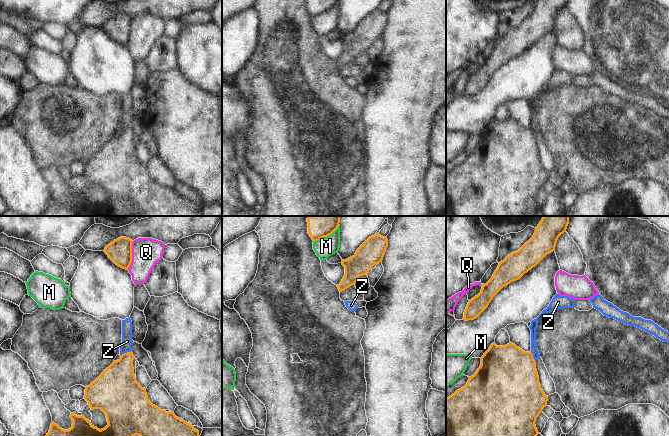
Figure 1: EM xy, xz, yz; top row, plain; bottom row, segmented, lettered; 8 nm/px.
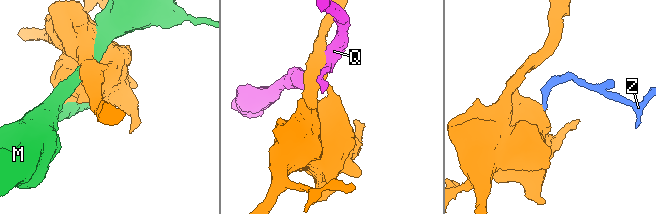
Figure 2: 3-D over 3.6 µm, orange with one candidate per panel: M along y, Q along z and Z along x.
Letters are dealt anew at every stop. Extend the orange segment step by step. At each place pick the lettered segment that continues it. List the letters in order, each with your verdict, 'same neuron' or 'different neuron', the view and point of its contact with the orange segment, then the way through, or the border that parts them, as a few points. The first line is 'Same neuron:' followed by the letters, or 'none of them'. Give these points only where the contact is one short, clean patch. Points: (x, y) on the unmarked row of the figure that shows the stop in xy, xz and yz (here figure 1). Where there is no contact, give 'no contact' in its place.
Same neuron: Z
M: different neuron | xz (326, 12)
Q: different neuron | xy (131, 31)
Z: same neuron | xy (125, 129) | across xy (117, 159), (125, 140), (125, 129), (127, 117)

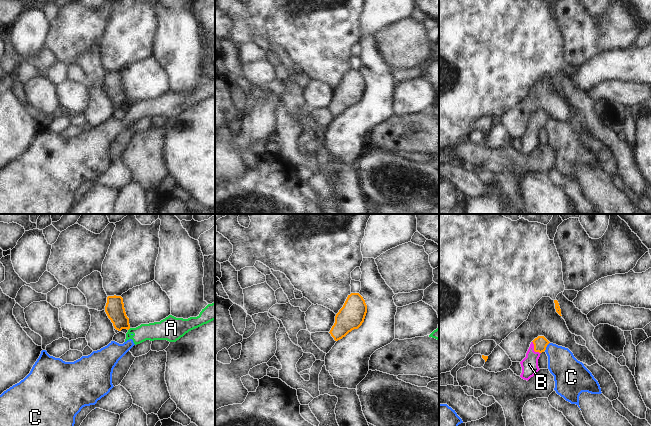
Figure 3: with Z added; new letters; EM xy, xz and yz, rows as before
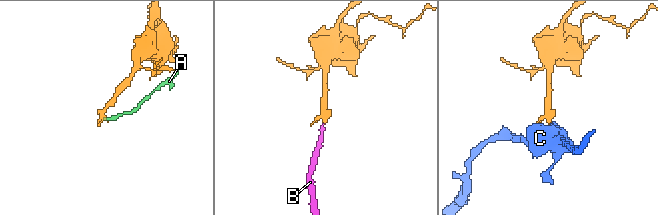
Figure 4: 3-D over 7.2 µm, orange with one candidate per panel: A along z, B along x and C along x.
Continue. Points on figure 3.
Same neuron: B
A: different neuron | no contact
B: same neuron | yz (534, 125) | across yz (540, 119), (534, 125), (529, 140)
C: different neuron | yz (546, 122) | along yz (549, 118), (544, 126)

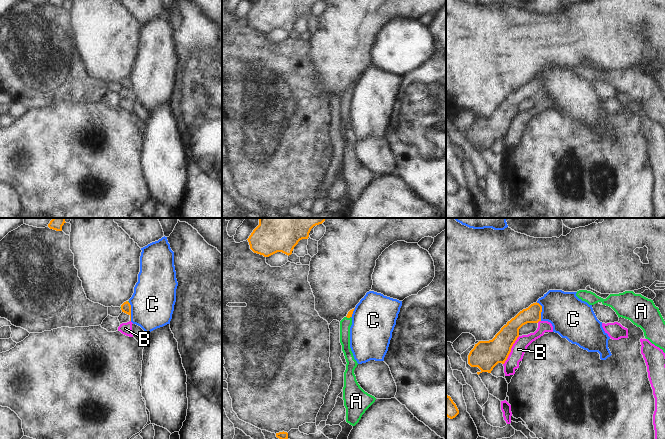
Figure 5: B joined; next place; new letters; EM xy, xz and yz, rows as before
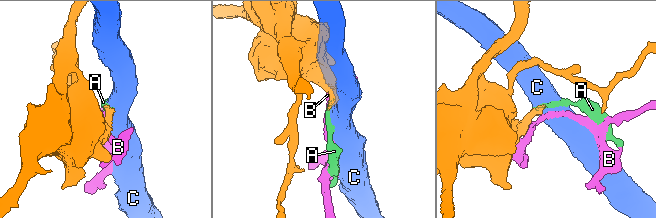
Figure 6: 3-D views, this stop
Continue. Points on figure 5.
Same neuron: A
A: same neuron | xz (348, 93) | across xz (350, 88), (348, 93), (345, 100)
B: different neuron | yz (510, 126) | along yz (519, 112), (503, 140)
C: different neuron | yz (541, 87) | along yz (536, 78), (541, 82), (541, 96)

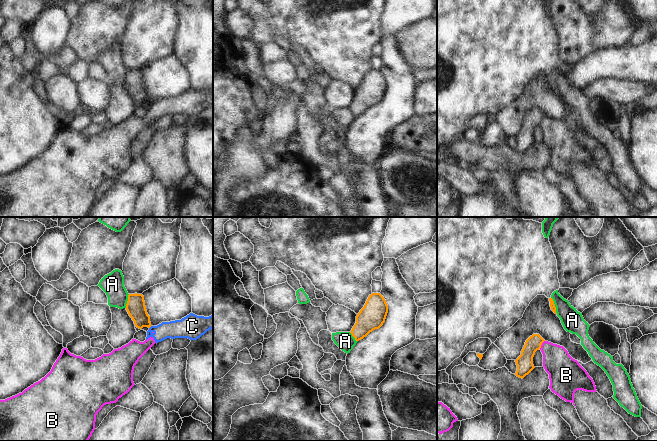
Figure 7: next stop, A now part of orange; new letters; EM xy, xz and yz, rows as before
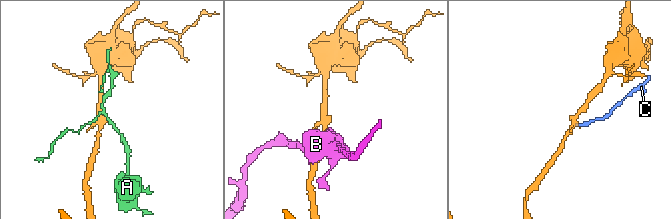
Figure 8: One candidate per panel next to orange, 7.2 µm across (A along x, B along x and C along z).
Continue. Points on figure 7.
Same neuron: none of them
A: different neuron | yz (554, 81) | along yz (551, 73), (557, 89)
B: different neuron | yz (541, 120)
C: different neuron | no contact

